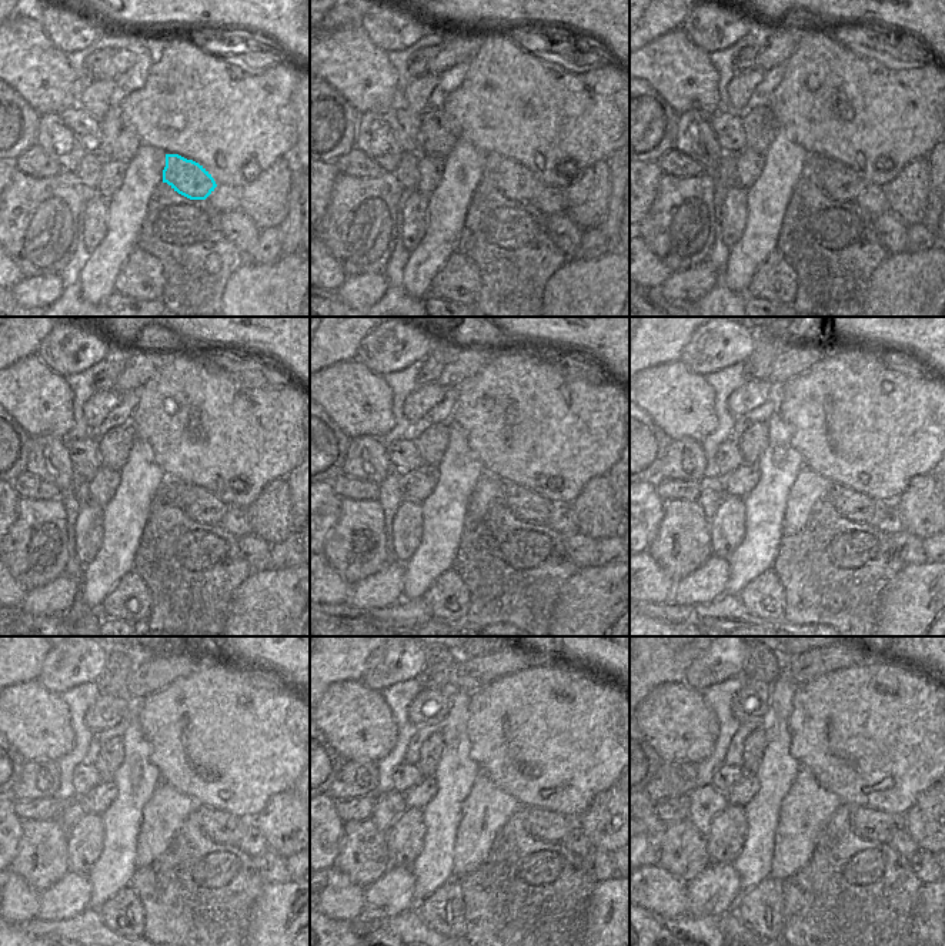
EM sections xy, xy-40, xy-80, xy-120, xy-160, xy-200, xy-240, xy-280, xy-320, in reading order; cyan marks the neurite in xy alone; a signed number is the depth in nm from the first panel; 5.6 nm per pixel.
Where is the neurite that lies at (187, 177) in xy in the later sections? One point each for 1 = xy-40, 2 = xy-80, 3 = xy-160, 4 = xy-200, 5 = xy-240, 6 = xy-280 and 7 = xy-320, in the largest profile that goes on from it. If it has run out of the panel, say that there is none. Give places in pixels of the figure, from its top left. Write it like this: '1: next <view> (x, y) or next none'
1: next xy-40 (511, 179)
2: next xy-80 (837, 180)
3: next xy-160 (524, 504)
4: next xy-200 (855, 507)
5: next xy-240 (219, 825)
6: next xy-280 (546, 825)
7: next xy-320 (868, 824)

